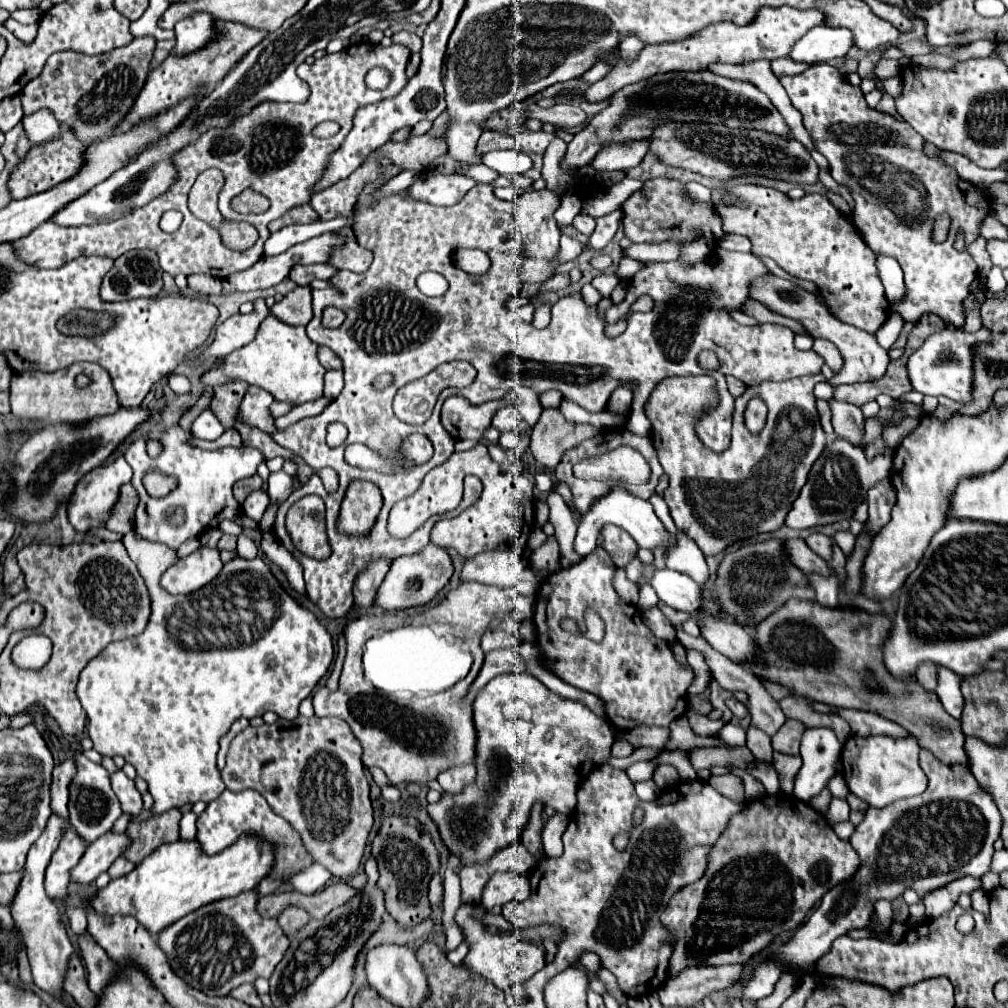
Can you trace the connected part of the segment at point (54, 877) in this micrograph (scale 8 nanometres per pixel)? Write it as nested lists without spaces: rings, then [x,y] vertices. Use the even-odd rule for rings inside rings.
[[[73,828],[65,832],[59,848],[53,852],[45,872],[45,892],[51,898],[63,900],[69,886],[69,870],[79,862],[85,852],[85,842],[79,840]]]

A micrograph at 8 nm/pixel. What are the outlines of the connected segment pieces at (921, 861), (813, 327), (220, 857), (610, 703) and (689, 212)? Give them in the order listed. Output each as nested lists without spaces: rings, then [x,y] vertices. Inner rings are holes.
[[[921,750],[919,764],[929,778],[927,790],[881,810],[869,808],[865,812],[863,822],[851,836],[851,846],[859,854],[861,866],[853,878],[833,886],[795,936],[779,948],[775,958],[787,962],[789,968],[805,968],[811,974],[815,970],[811,964],[831,950],[835,938],[851,928],[867,926],[877,900],[893,902],[907,888],[923,898],[957,878],[981,878],[989,872],[993,842],[1001,832],[1001,816],[995,802],[965,768],[951,768],[935,760],[927,750]]]
[[[765,276],[763,280],[757,280],[751,288],[751,298],[755,298],[757,302],[769,306],[773,312],[789,316],[797,322],[801,322],[805,326],[805,330],[813,336],[813,338],[825,338],[829,342],[833,342],[839,352],[843,354],[843,368],[835,374],[835,378],[831,378],[829,382],[839,386],[839,384],[857,384],[857,382],[873,382],[885,376],[887,364],[889,364],[889,356],[887,350],[883,350],[873,334],[867,334],[851,324],[839,322],[819,300],[815,294],[799,288],[797,284],[785,280],[785,278],[777,278],[777,276]]]
[[[241,836],[235,844],[213,856],[201,854],[197,840],[177,840],[175,844],[159,846],[147,860],[141,860],[133,872],[97,890],[89,898],[89,908],[103,916],[133,916],[147,932],[159,934],[209,902],[253,890],[253,886],[269,874],[273,860],[273,846],[251,836]]]
[[[597,546],[589,556],[583,556],[579,564],[573,564],[565,570],[551,574],[549,580],[545,580],[541,584],[541,590],[539,590],[539,596],[535,602],[535,628],[537,628],[539,638],[547,636],[547,644],[541,646],[539,660],[551,674],[561,678],[563,682],[599,696],[605,702],[607,718],[611,720],[611,724],[615,728],[631,730],[639,724],[669,726],[675,718],[683,716],[687,710],[687,696],[689,696],[687,690],[695,680],[693,668],[689,664],[677,662],[669,644],[665,640],[655,638],[655,634],[645,626],[641,610],[635,606],[629,606],[617,594],[617,590],[613,588],[613,576],[615,576],[615,564],[613,564],[611,556],[605,552],[605,548]],[[591,608],[605,622],[605,636],[601,642],[593,642],[585,636],[585,632],[587,632],[585,612]],[[563,616],[571,616],[579,622],[579,628],[581,628],[579,636],[571,636],[559,628],[559,620]]]
[[[651,178],[649,182],[645,182],[645,186],[641,190],[637,190],[635,194],[631,194],[625,202],[623,202],[623,228],[625,228],[625,236],[631,242],[663,242],[663,240],[693,240],[693,232],[697,228],[703,230],[703,236],[709,240],[719,240],[725,232],[721,230],[721,220],[717,216],[713,216],[711,206],[709,204],[693,204],[685,198],[681,198],[681,188],[683,184],[677,180],[669,180],[669,178]]]

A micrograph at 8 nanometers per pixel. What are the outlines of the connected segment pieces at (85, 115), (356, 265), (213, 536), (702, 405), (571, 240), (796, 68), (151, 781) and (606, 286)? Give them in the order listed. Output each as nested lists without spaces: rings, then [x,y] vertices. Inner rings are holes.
[[[145,36],[97,56],[85,56],[73,50],[55,52],[47,58],[43,72],[21,90],[19,98],[23,102],[23,112],[31,114],[37,108],[49,108],[61,124],[75,128],[81,140],[107,138],[119,124],[119,118],[123,120],[127,108],[131,108],[131,100],[139,94],[149,72],[153,48],[155,38]]]
[[[355,240],[347,242],[347,248],[341,248],[335,252],[335,256],[329,260],[339,270],[351,270],[351,272],[365,272],[373,260],[373,252],[359,246]]]
[[[214,529],[208,530],[200,538],[201,546],[215,548],[223,534],[224,533],[222,532],[221,529],[219,529],[218,531],[214,531]]]
[[[817,374],[747,388],[735,400],[731,446],[721,454],[709,450],[695,432],[695,416],[703,416],[707,408],[717,404],[713,376],[665,378],[651,392],[645,402],[645,414],[653,424],[651,440],[659,462],[669,476],[669,488],[663,492],[663,498],[675,526],[689,536],[705,556],[715,556],[735,542],[761,532],[775,532],[785,524],[785,516],[799,496],[811,464],[819,458],[827,442],[813,394],[815,384],[821,380],[825,380],[823,374]],[[757,392],[765,392],[763,398],[769,414],[763,432],[749,434],[741,416]]]
[[[561,235],[560,251],[557,254],[557,259],[554,264],[563,264],[569,260],[575,259],[582,253],[582,243],[574,237]]]
[[[779,58],[779,60],[773,60],[771,62],[771,70],[773,74],[779,78],[779,76],[793,76],[793,74],[801,74],[805,72],[809,66],[807,64],[795,64],[791,58]]]
[[[127,532],[123,544],[141,576],[147,580],[153,610],[151,620],[141,636],[109,644],[83,668],[79,674],[77,696],[87,712],[87,732],[95,750],[109,758],[123,756],[127,764],[135,766],[137,776],[149,784],[149,792],[153,794],[155,806],[151,810],[161,814],[199,800],[211,802],[225,790],[217,770],[217,750],[219,738],[229,732],[237,718],[245,716],[251,720],[265,712],[275,712],[285,720],[297,718],[299,702],[311,694],[333,660],[333,640],[315,614],[301,608],[277,584],[269,566],[261,558],[255,558],[258,547],[244,533],[238,536],[236,548],[242,558],[227,562],[209,586],[189,596],[171,596],[159,584],[163,568],[169,568],[171,562],[177,560],[177,550],[159,542],[143,540],[135,532]],[[233,590],[249,590],[249,598],[255,604],[251,608],[255,616],[251,626],[247,626],[249,630],[243,630],[243,620],[239,618],[237,608],[231,606]],[[255,590],[273,590],[273,598],[267,594],[261,598]]]
[[[599,274],[597,278],[593,278],[591,284],[603,298],[609,298],[613,288],[619,284],[619,278],[615,274]]]

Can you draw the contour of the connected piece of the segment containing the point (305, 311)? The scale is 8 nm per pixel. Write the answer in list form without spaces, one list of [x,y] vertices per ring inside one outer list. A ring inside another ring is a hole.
[[[297,286],[273,304],[271,312],[289,326],[307,326],[311,320],[311,286]]]

